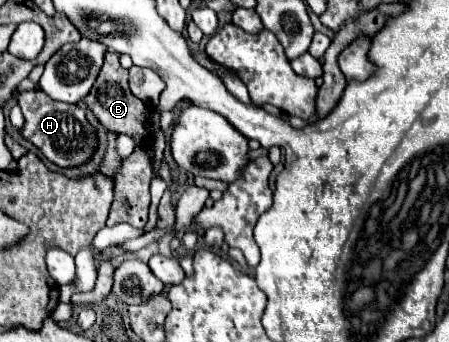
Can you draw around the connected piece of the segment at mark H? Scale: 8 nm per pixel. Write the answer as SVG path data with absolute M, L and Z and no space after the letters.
M35 88L31 92L19 92L17 100L25 116L25 126L21 128L21 132L29 142L33 142L43 152L47 160L61 168L67 168L79 166L91 158L97 146L95 130L91 128L91 124L85 118L85 112L77 104L55 102L41 88Z

